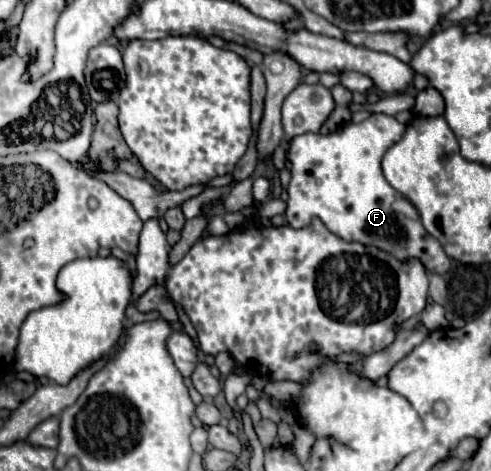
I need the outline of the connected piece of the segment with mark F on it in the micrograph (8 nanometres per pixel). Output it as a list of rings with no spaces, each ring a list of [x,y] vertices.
[[[371,114],[367,120],[355,124],[349,122],[341,126],[339,130],[331,134],[317,134],[317,132],[307,132],[301,136],[295,136],[291,140],[289,148],[289,160],[291,160],[291,182],[287,188],[289,200],[287,200],[287,210],[285,218],[289,226],[293,228],[305,228],[311,224],[313,218],[319,218],[329,232],[339,236],[345,242],[359,242],[365,246],[375,246],[381,248],[383,252],[389,252],[391,256],[397,256],[397,260],[411,260],[417,258],[425,266],[429,274],[447,274],[451,260],[445,256],[445,250],[429,232],[425,232],[423,224],[419,222],[419,214],[411,204],[403,200],[403,196],[385,180],[381,172],[381,160],[383,154],[401,140],[405,134],[405,124],[397,122],[393,116],[387,114]]]

